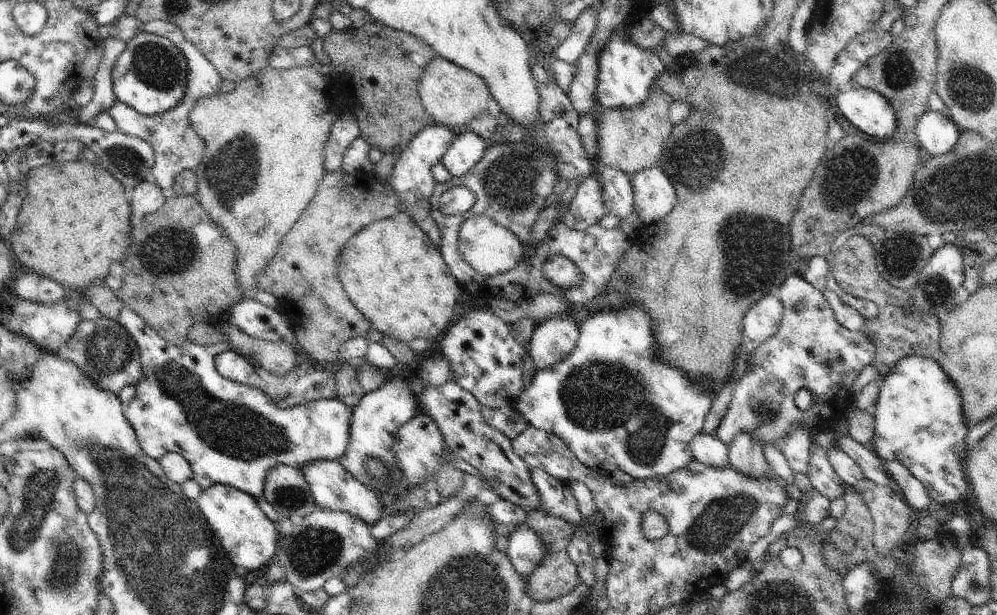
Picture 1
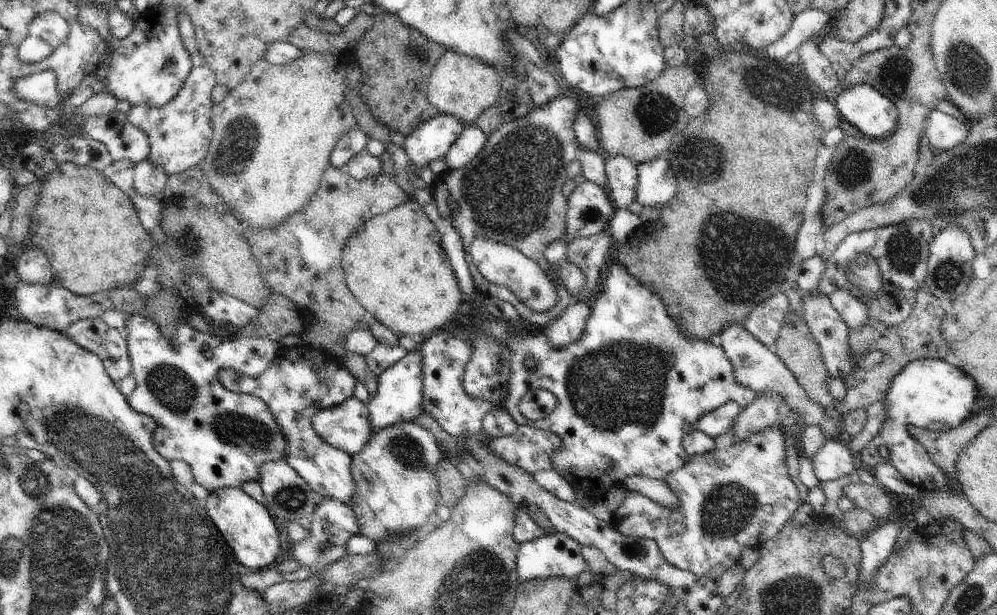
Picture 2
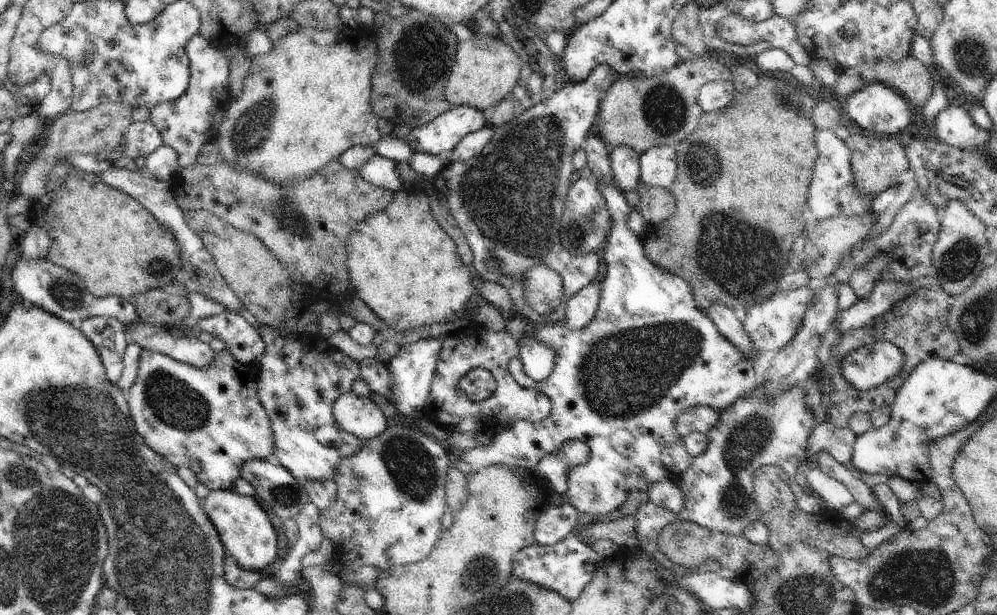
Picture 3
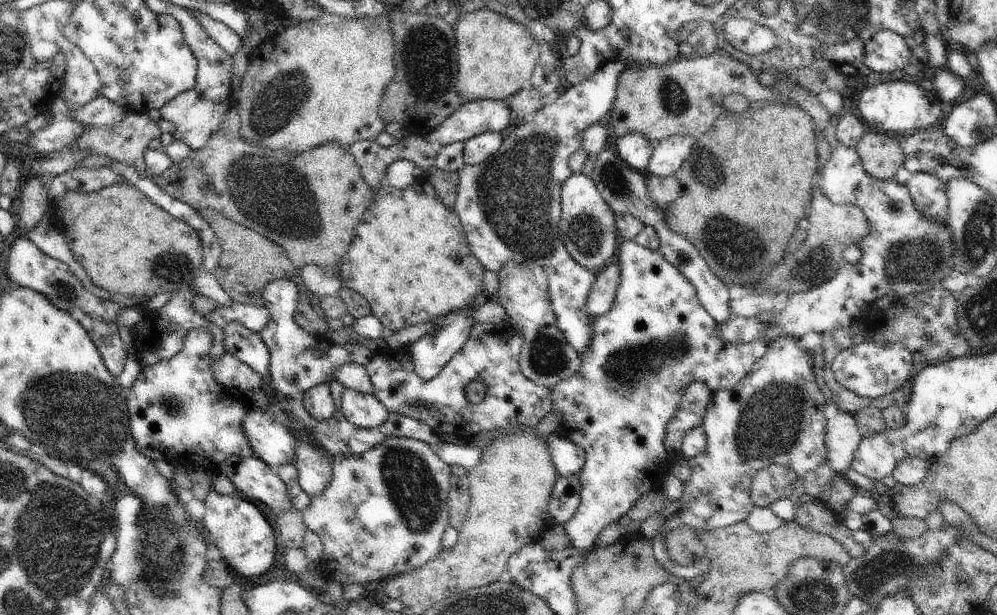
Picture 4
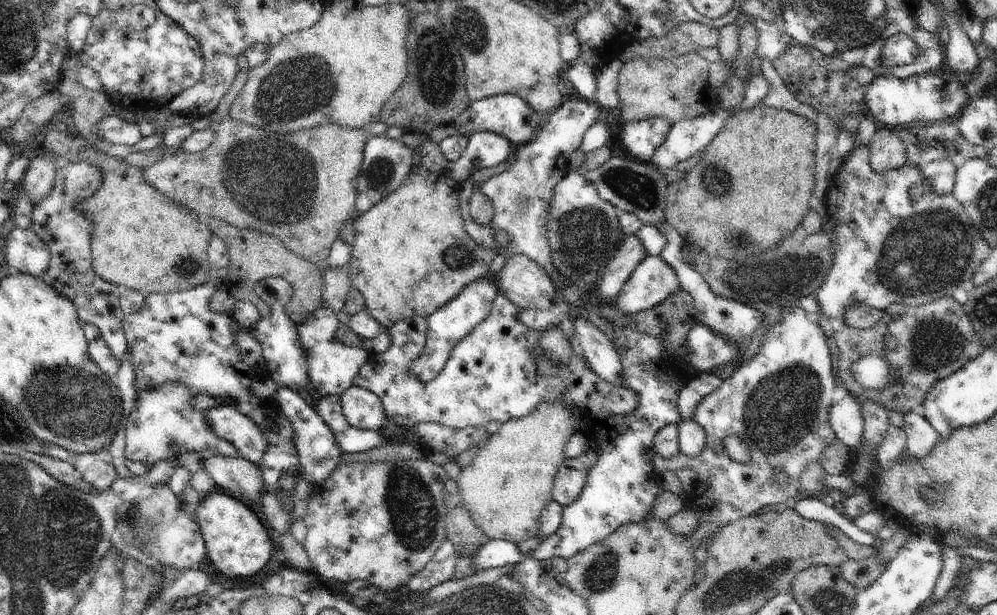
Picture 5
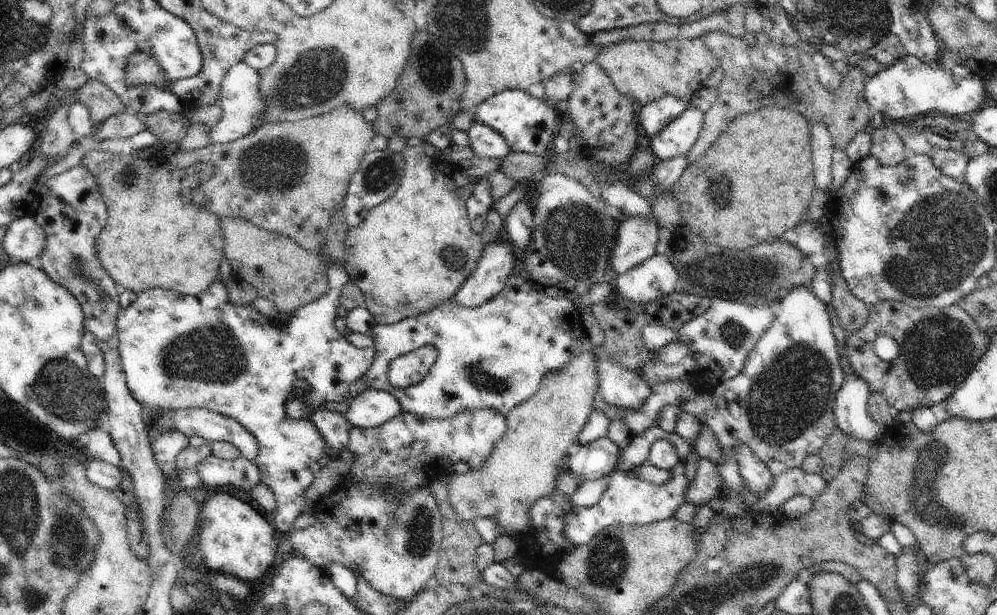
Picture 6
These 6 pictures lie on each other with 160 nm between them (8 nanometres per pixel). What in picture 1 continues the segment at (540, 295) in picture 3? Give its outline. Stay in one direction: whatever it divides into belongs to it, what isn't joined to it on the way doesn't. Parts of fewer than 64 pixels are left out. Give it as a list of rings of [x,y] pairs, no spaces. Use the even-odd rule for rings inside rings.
[[[485,216],[466,219],[459,230],[457,247],[471,267],[485,276],[505,275],[513,271],[523,257],[521,240],[506,227]]]

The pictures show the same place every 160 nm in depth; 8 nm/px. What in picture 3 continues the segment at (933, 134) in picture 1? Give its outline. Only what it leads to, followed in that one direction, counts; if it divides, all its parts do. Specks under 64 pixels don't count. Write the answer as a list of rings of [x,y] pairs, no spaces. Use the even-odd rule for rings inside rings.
[[[955,103],[950,104],[946,110],[940,111],[935,121],[935,136],[946,144],[961,149],[972,146],[980,130],[968,110]]]

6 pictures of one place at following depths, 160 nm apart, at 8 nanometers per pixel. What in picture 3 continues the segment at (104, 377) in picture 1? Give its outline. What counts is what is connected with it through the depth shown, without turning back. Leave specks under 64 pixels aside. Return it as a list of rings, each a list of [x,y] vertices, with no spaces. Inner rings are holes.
[[[90,317],[79,329],[99,352],[105,375],[116,385],[123,371],[122,359],[127,347],[124,324],[114,317]]]

